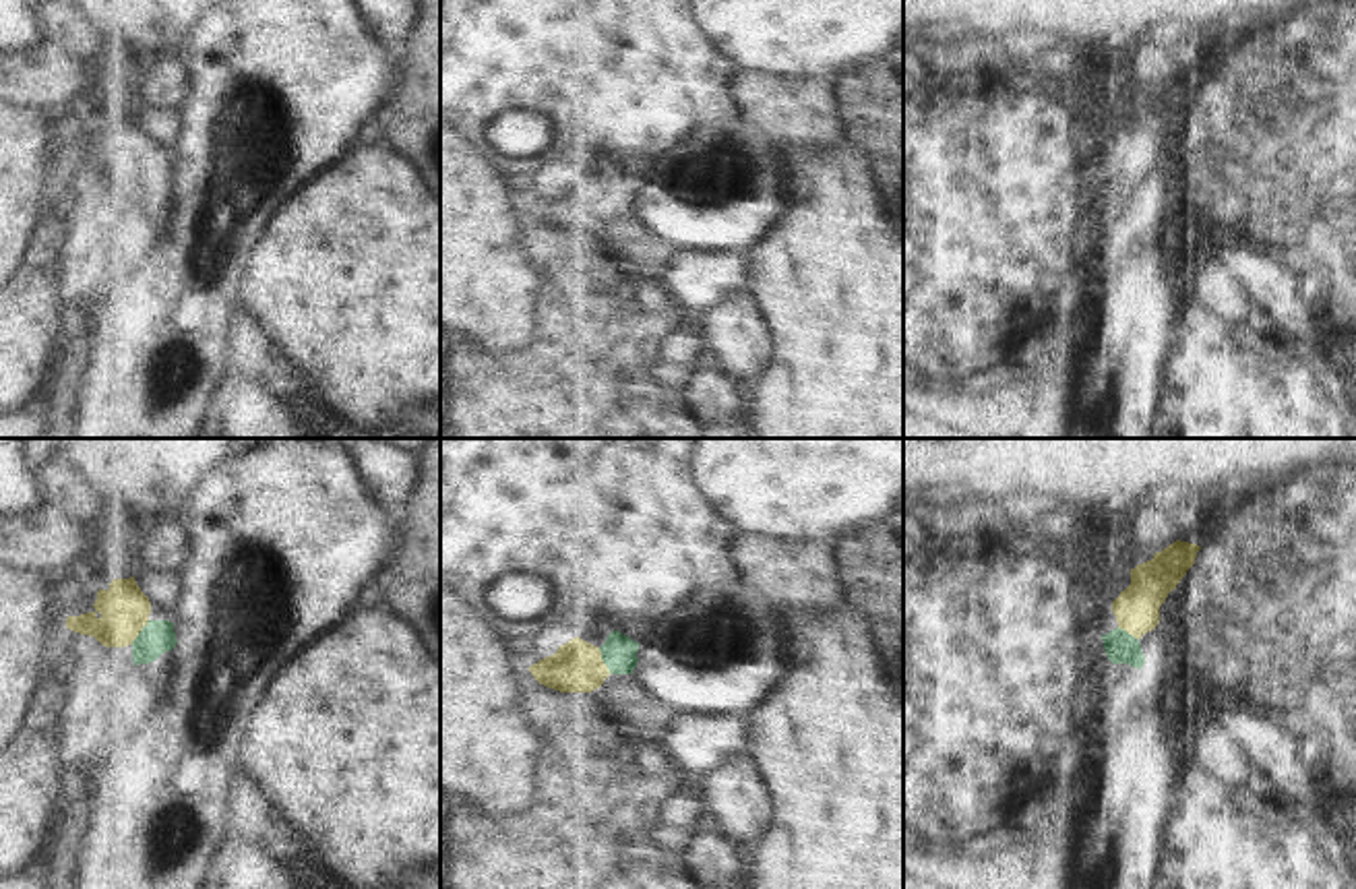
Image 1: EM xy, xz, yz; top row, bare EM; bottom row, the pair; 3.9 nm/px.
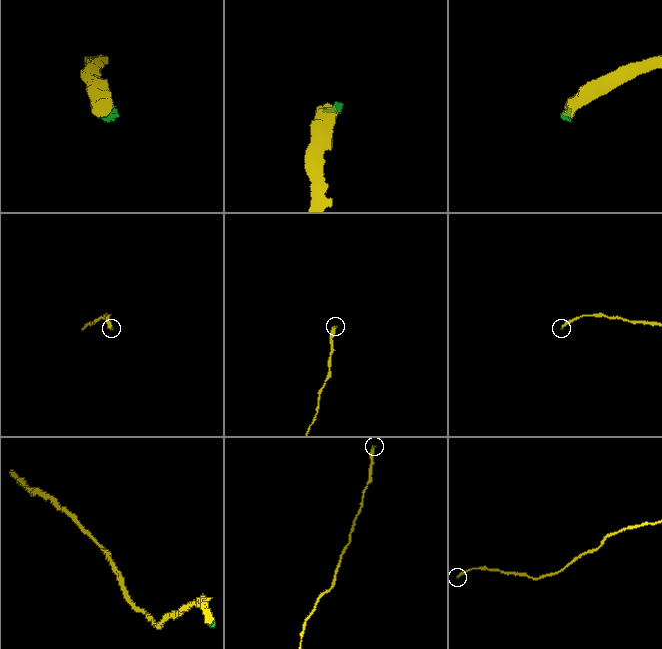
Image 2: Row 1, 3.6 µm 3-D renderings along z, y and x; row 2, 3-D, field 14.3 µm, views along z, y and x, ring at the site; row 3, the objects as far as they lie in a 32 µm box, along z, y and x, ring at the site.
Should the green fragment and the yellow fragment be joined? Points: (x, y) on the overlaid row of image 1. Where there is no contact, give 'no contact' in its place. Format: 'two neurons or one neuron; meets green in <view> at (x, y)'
one neuron; meets green in xy at (139, 633)

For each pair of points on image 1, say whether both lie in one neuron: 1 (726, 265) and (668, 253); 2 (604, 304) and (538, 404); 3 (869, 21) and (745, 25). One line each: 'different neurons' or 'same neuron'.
1: different neurons
2: same neuron
3: same neuron

